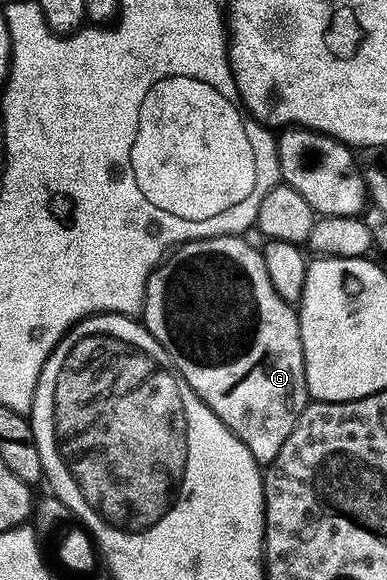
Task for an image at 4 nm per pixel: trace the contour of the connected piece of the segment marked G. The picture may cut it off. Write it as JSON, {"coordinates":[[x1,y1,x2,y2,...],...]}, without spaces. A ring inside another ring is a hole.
{"coordinates":[[240,236,206,238,179,247,148,280,148,296,144,299,142,322,158,340,158,344,162,344,162,348,166,348,166,352,172,357,172,363,176,365,180,375,188,381,192,391,206,403,210,412,214,412,214,416,218,416,218,420,222,420,222,424,226,424,228,431,239,442,246,444,250,456,254,456,256,462,270,464,276,459,278,452,282,452,286,440,290,440,290,432,294,432,298,420,304,414,304,409,310,404,306,384,306,360,302,348,302,332,297,307,293,303,282,300,282,296,278,296,278,292,274,292,274,284,270,284,270,272,266,272,263,253,244,241,248,240]]}

